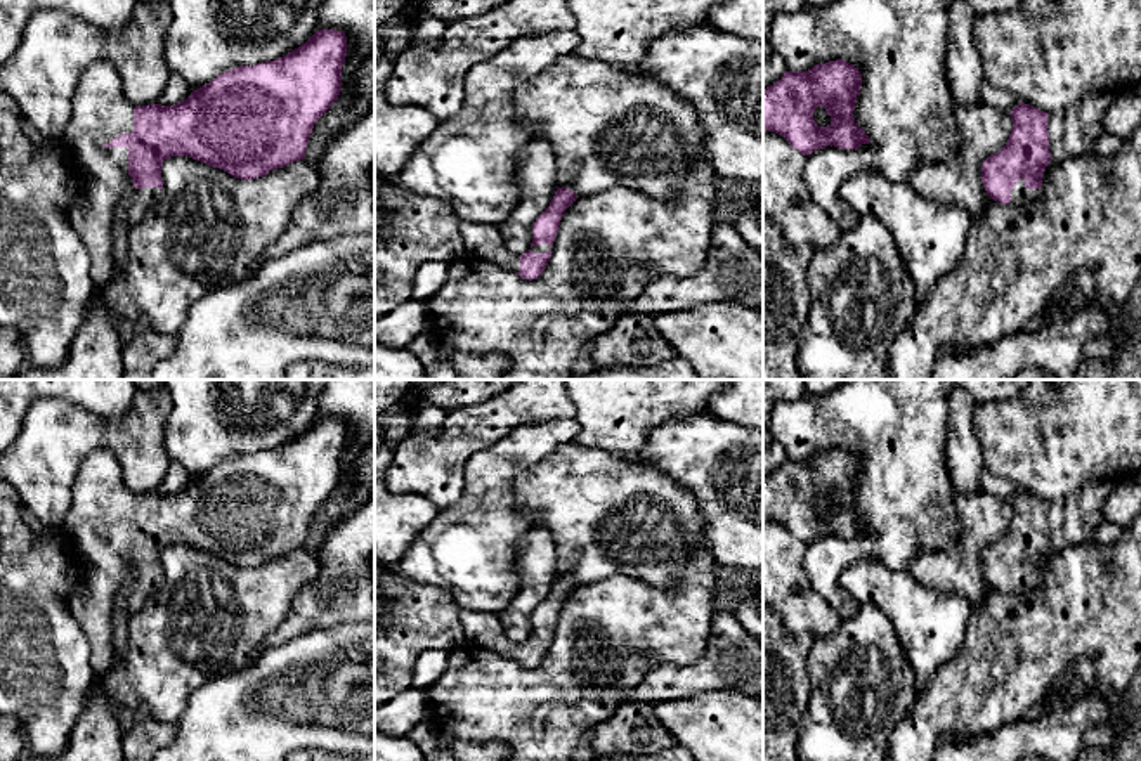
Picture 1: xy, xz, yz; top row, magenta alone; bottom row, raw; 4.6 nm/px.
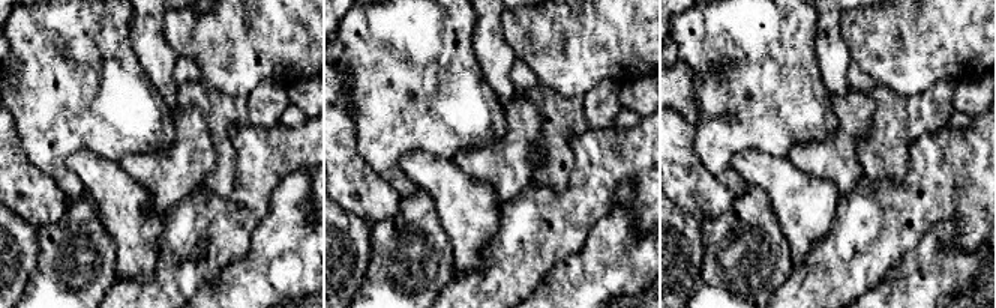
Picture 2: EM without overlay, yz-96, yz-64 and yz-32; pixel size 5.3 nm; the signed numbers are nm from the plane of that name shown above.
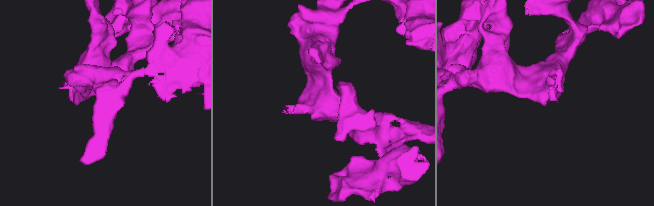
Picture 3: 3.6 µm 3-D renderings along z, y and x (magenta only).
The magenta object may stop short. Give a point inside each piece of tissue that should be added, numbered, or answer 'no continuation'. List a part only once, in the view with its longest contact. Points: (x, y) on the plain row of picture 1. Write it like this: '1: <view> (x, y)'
1: xy (99, 498)

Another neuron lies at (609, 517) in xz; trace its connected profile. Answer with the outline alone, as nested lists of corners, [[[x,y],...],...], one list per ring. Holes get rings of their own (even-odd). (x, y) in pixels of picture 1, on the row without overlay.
[[[579,440],[558,446],[548,458],[529,466],[513,482],[515,506],[536,518],[557,541],[557,577],[567,576],[577,586],[614,576],[628,576],[654,588],[671,589],[690,556],[711,551],[702,515],[692,494],[661,472],[628,463],[602,449],[584,449]]]

